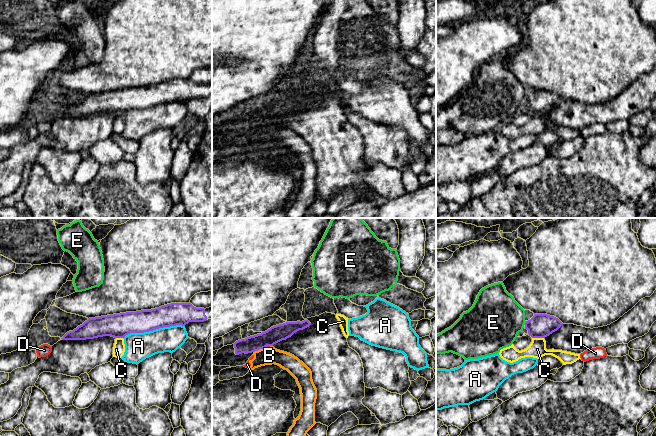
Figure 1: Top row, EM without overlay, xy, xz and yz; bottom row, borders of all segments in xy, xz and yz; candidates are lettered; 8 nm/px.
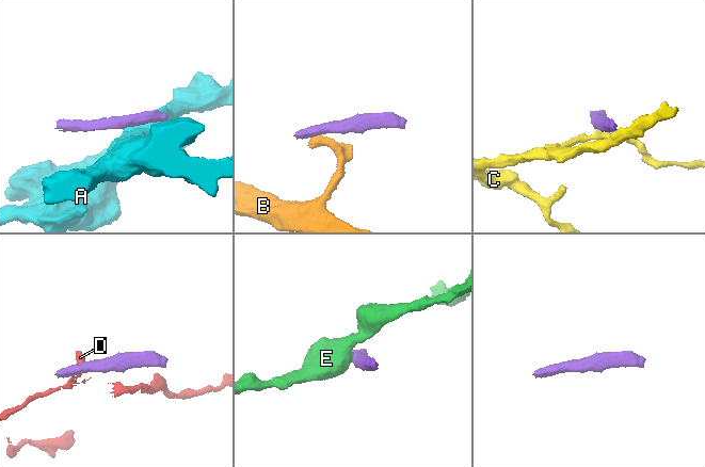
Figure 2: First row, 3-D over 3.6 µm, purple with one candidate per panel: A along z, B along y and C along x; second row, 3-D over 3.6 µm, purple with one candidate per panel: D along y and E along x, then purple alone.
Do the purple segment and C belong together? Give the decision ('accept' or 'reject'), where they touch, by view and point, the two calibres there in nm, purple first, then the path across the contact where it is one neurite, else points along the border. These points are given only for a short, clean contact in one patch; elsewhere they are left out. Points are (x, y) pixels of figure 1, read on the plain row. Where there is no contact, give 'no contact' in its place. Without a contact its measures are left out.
reject | yz (538, 113) | 190/140 nm

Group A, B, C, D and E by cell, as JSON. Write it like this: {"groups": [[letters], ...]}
{"groups": [["A"], ["B", "D"], ["C"], ["E"]]}

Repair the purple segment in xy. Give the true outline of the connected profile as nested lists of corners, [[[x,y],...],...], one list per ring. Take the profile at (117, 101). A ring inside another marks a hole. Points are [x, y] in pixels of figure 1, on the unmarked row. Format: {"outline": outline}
{"outline": [[[171,79],[151,86],[126,88],[89,94],[62,116],[86,116],[103,112],[124,114],[130,109],[144,109],[159,104],[204,98],[212,94],[212,82],[196,84],[189,79]]]}

